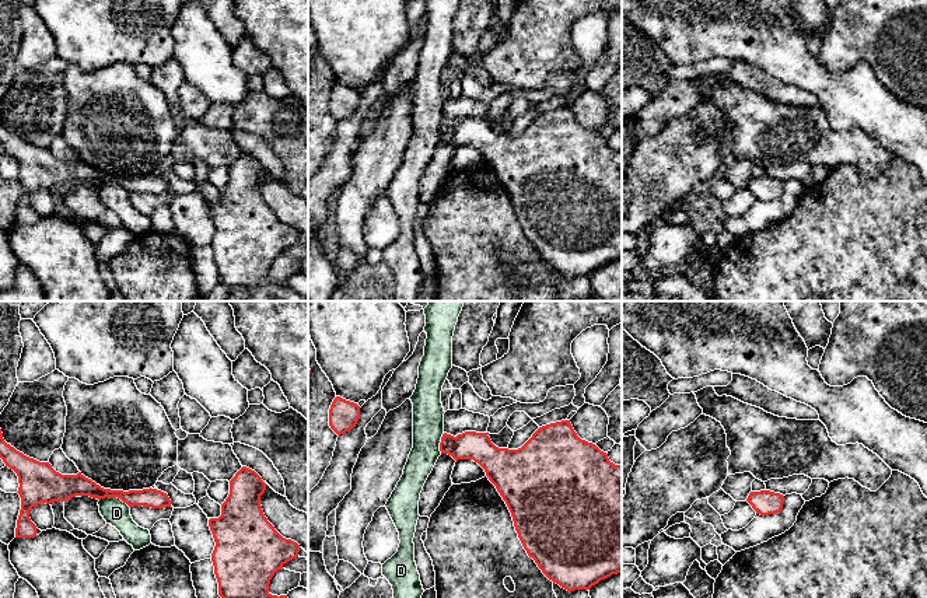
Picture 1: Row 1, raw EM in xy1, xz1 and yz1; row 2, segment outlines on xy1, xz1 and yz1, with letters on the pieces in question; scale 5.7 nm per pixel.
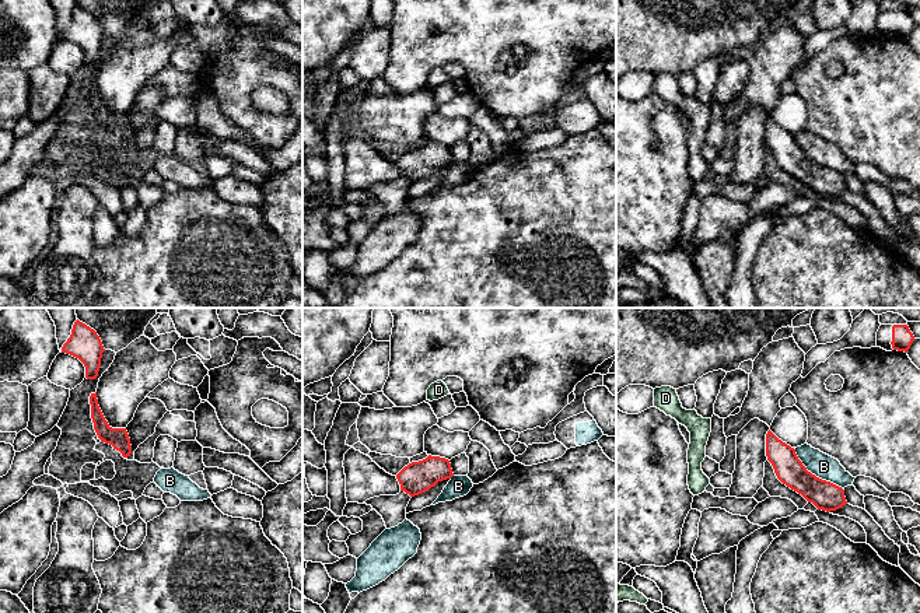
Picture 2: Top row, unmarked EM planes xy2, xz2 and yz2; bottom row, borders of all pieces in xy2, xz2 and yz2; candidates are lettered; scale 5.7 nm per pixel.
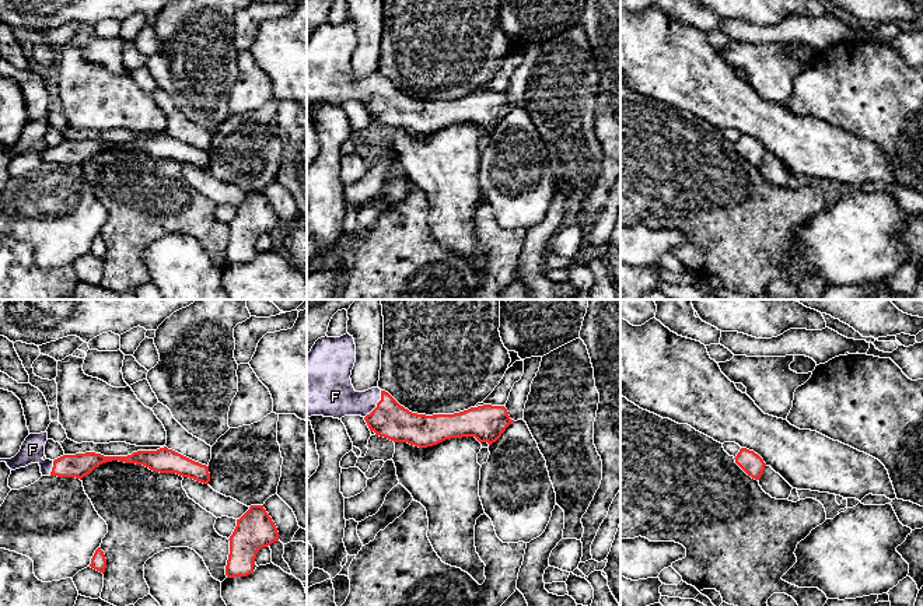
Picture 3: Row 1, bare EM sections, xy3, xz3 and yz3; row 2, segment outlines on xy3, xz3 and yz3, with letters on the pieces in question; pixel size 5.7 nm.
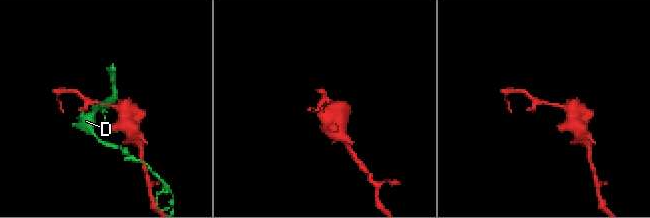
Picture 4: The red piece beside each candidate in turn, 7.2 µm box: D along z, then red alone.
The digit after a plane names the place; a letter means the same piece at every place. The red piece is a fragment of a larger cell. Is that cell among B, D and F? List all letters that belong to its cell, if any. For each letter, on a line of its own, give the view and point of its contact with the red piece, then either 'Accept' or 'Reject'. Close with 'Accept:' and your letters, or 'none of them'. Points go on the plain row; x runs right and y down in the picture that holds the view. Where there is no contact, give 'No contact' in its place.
B: Touches red at yz2 (814, 161). Reject
D: Touches red at xy1 (115, 182). Reject
F: Touches red at xz3 (377, 91). Accept
Accept: F

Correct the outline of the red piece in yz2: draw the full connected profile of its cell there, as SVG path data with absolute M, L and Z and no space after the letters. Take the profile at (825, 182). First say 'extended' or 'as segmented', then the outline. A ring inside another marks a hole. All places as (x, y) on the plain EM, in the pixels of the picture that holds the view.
as segmented | M770 116L766 120L766 143L777 165L818 196L830 199L847 190L842 174L808 158L795 136L779 126Z

